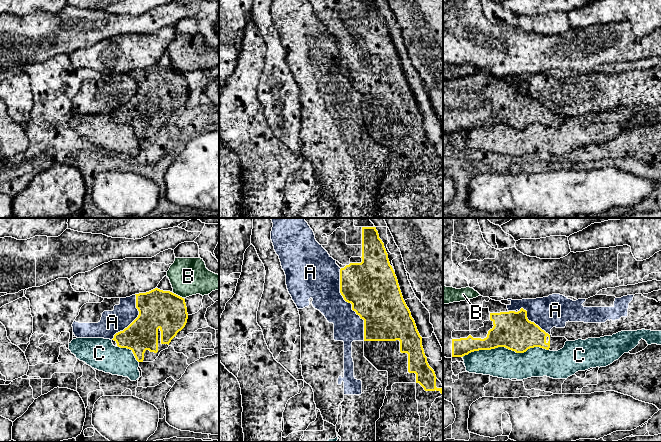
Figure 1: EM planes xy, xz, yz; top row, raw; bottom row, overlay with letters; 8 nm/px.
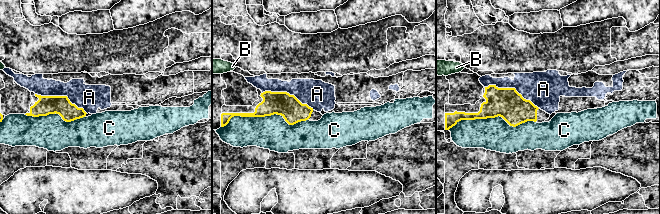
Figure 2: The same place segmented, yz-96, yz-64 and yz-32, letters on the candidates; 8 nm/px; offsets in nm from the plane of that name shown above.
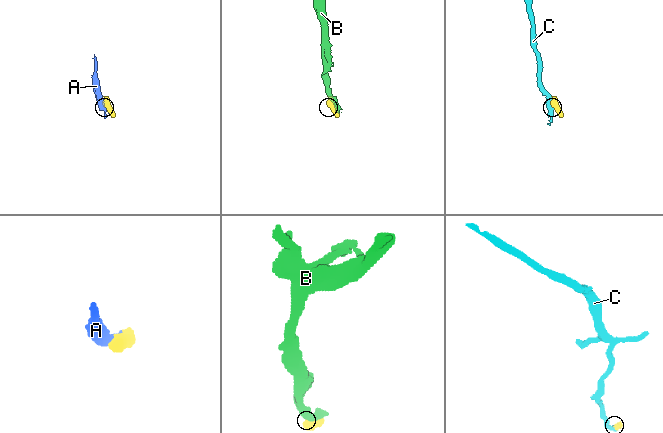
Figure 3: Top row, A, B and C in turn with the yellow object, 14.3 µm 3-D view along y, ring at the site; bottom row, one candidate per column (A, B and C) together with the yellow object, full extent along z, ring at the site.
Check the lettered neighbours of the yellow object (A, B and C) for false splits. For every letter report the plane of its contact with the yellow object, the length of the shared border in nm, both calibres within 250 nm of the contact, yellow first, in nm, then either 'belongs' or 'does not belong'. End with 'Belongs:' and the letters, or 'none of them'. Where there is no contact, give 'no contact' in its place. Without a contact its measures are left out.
A: xz | 600 nm | 420/260 nm | does not belong
B: xy | 120 nm | 300/300 nm | does not belong
C: yz | 700 nm | 300/240 nm | does not belong
Belongs: none of them

